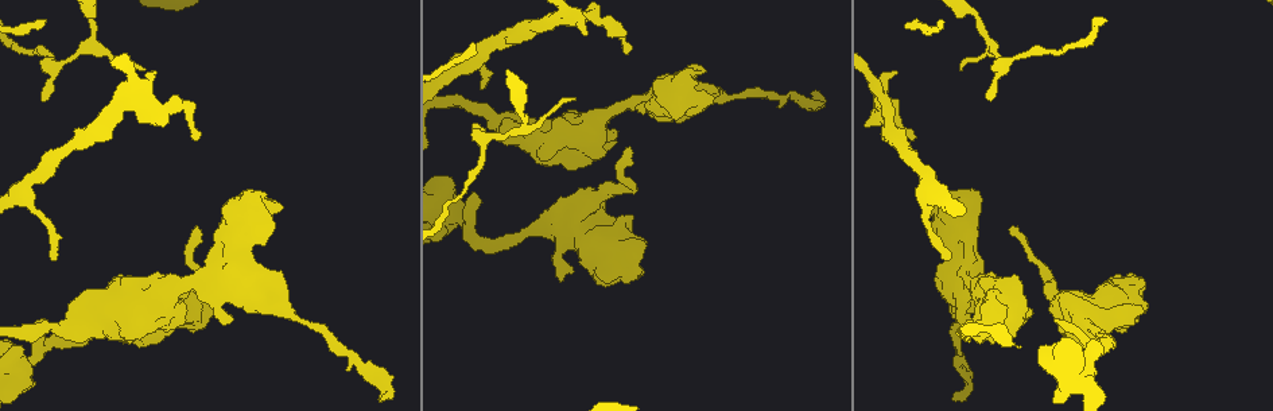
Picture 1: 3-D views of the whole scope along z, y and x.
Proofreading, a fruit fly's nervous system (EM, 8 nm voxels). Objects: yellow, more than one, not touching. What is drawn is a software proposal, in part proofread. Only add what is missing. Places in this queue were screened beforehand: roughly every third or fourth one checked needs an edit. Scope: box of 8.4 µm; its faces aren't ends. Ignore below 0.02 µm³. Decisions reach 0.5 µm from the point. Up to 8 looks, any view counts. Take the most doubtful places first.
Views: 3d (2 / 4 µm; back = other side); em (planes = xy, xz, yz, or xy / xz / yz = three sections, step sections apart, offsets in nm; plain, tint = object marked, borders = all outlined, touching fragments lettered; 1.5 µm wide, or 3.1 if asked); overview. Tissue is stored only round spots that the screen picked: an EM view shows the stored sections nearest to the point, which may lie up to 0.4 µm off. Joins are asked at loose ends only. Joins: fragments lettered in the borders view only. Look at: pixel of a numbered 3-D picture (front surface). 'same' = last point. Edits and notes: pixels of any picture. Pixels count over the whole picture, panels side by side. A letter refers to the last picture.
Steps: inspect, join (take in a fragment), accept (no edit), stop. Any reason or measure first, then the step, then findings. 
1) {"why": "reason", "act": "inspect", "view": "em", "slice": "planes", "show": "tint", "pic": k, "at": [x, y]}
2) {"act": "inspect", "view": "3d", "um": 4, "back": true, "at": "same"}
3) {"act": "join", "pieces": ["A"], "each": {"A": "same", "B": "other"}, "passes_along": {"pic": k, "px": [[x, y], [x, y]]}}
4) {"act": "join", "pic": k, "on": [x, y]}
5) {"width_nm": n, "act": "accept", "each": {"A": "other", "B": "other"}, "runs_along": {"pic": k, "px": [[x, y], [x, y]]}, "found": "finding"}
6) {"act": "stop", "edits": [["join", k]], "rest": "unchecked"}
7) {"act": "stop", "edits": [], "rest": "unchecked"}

{"why": "stops while still wide", "act": "inspect", "view": "3d", "um": 4, "pic": 1, "at": [693, 111]}

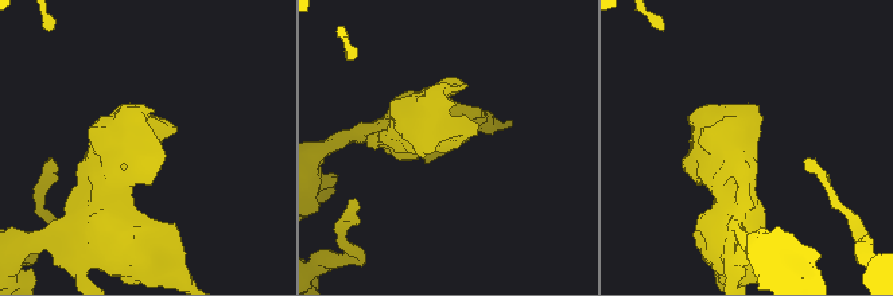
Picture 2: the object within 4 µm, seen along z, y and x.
{"act": "inspect", "view": "em", "slice": "xy", "step": 8, "show": "tint", "pic": 2, "at": [452, 149]}

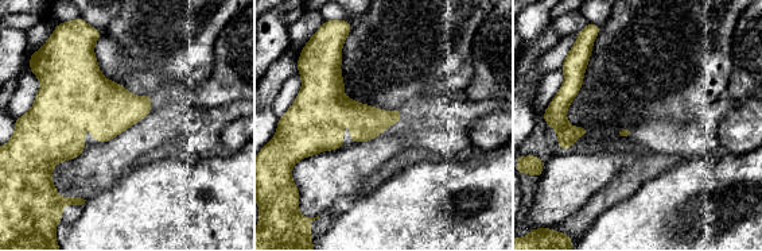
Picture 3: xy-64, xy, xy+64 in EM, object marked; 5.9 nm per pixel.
{"why": "cut it another way", "act": "inspect", "view": "em", "slice": "planes", "show": "borders", "at": "same"}

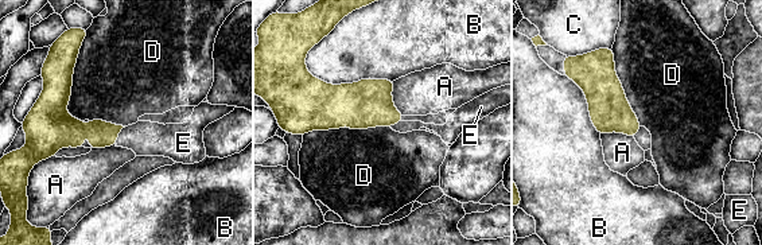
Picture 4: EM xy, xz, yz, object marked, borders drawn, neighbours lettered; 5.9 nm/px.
{"longest_contact_nm": ["D", 550], "act": "join", "pieces": ["E"], "each": {"A": "other", "B": "other", "C": "other", "D": "other", "E": "same"}, "found": "the neuron continues"}

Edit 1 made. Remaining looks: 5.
{"why": "see it whole again", "act": "inspect", "view": "overview"}

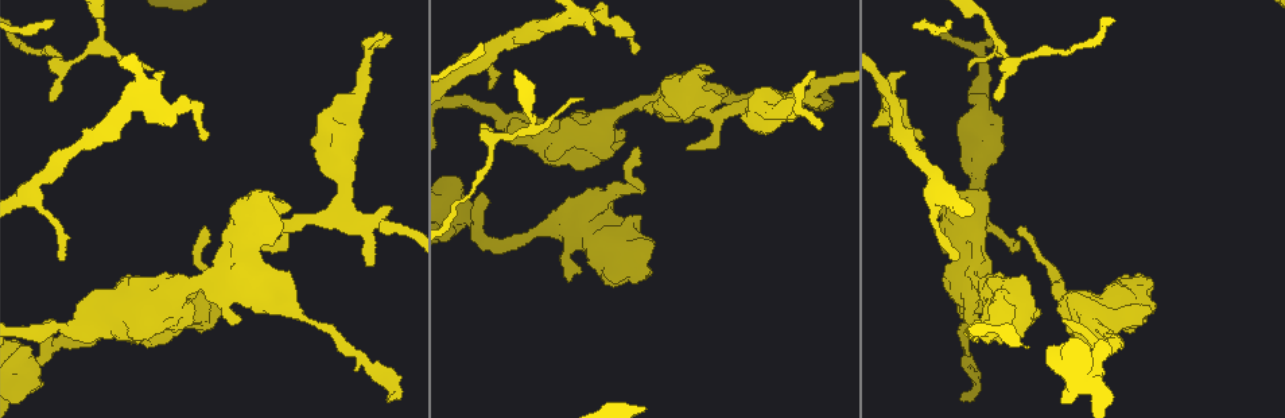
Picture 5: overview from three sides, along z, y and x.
{"why": "thin end", "act": "inspect", "view": "em", "slice": "xz", "step": 8, "show": "borders", "pic": 5, "at": [493, 84]}

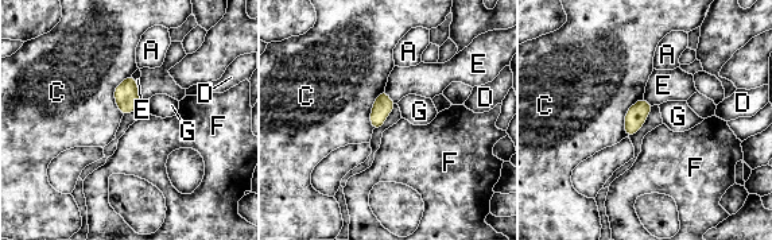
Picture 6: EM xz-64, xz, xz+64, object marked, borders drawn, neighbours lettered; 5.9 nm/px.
{"act": "inspect", "view": "em", "slice": "planes", "show": "borders", "at": "same"}

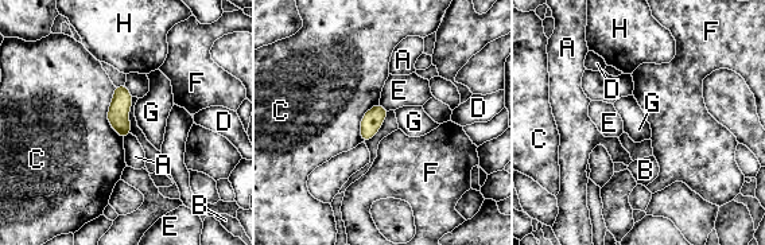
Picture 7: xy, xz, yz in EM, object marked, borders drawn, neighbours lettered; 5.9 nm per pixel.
{"longest_contact_nm": ["C", 320], "act": "accept", "each": {"A": "other", "B": "other", "C": "other", "D": "other", "E": "other", "F": "other", "G": "other", "H": "other"}, "found": "no lettered fragment goes on from it"}

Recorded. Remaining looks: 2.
{"why": "free end", "act": "inspect", "view": "em", "slice": "yz", "step": 8, "show": "borders", "pic": 5, "at": [820, 125]}

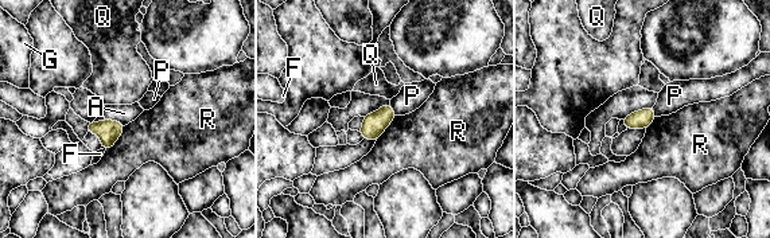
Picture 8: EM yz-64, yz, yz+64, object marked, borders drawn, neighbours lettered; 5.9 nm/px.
{"act": "accept", "each": {"A": "other", "F": "other", "G": "other", "P": "other", "Q": "other", "R": "other"}, "border": {"pic": 8, "px": [[125, 125], [119, 139], [105, 151]]}, "found": "none of them fits"}

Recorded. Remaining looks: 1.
{"act": "stop", "edits": [["join", 4]], "rest": "unchecked"}

